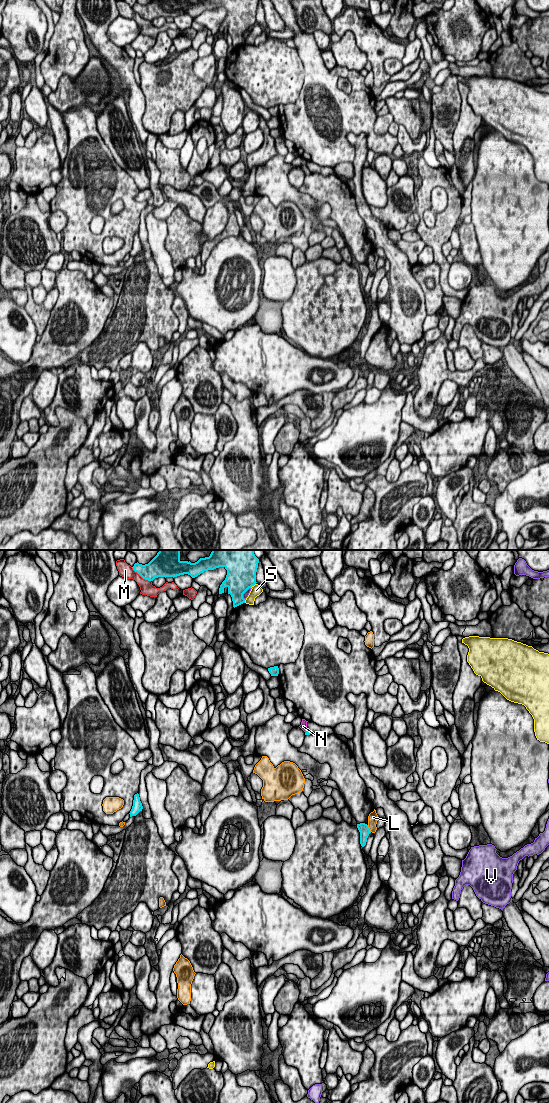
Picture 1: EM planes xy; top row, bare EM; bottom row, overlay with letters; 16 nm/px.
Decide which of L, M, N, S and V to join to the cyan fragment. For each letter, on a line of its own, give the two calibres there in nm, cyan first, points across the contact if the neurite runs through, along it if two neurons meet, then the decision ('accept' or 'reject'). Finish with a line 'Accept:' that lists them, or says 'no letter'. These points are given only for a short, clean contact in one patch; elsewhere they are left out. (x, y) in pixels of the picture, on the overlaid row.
L: 170/160 nm | reject
M: 280/220 nm | reject
N: 60/120 nm | across xy (308, 732), (306, 732), (303, 726) | accept
S: 480/170 nm | reject
V: 460/90 nm | reject
Accept: N

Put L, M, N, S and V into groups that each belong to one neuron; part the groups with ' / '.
L / M / N / S / V

